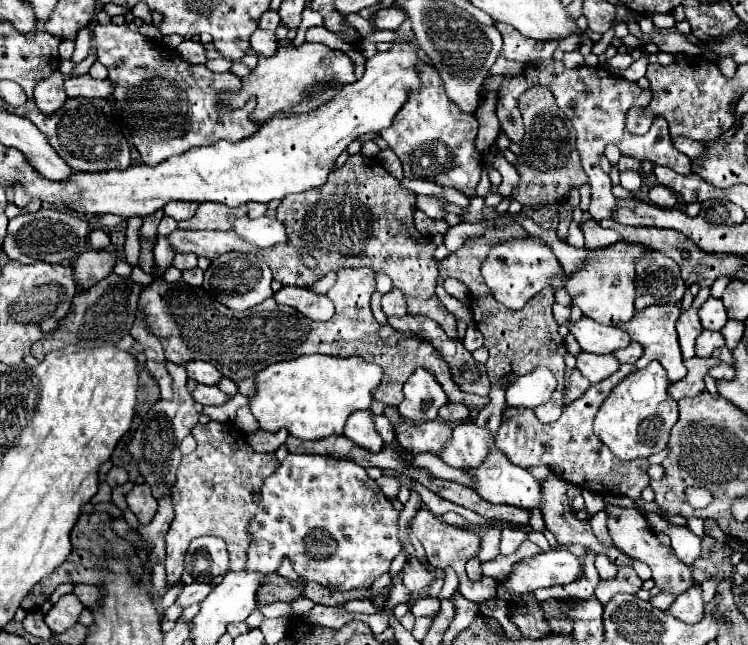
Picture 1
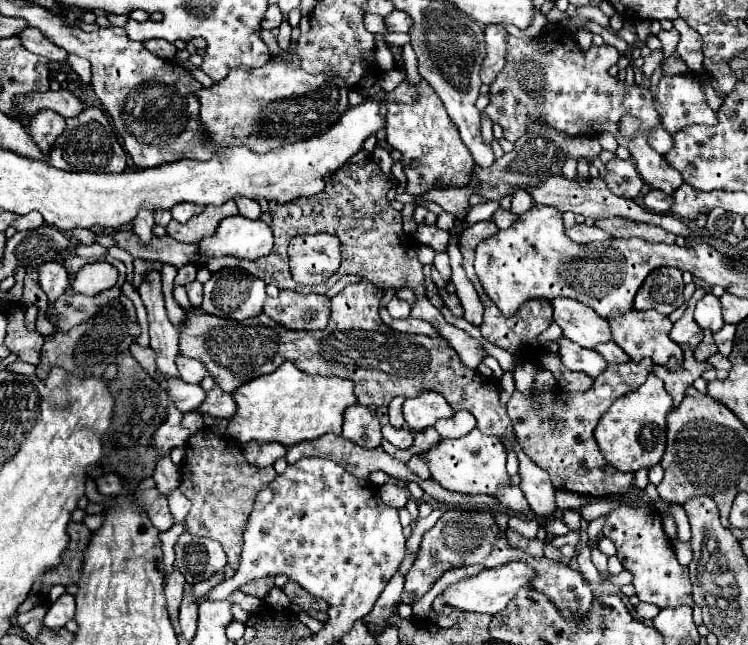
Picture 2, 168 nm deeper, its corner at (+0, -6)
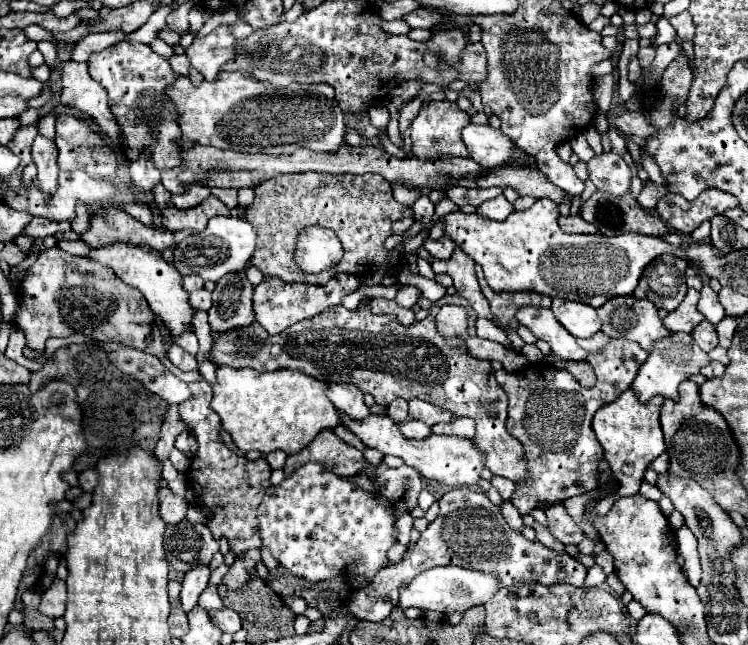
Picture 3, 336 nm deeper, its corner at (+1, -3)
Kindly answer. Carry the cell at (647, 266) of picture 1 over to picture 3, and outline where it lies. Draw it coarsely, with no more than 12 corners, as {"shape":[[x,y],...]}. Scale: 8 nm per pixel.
{"shape":[[670,254],[642,274],[634,296],[676,310],[688,286],[688,262]]}

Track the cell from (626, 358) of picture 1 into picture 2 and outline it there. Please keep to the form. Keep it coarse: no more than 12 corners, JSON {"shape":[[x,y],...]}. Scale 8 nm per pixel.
{"shape":[[615,343],[595,347],[607,363],[629,361],[629,355]]}

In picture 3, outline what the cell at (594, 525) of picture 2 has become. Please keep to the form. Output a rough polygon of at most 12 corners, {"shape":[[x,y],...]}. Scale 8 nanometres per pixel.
{"shape":[[628,388],[594,414],[616,494],[638,494],[646,468],[664,452],[664,396],[640,402]]}

